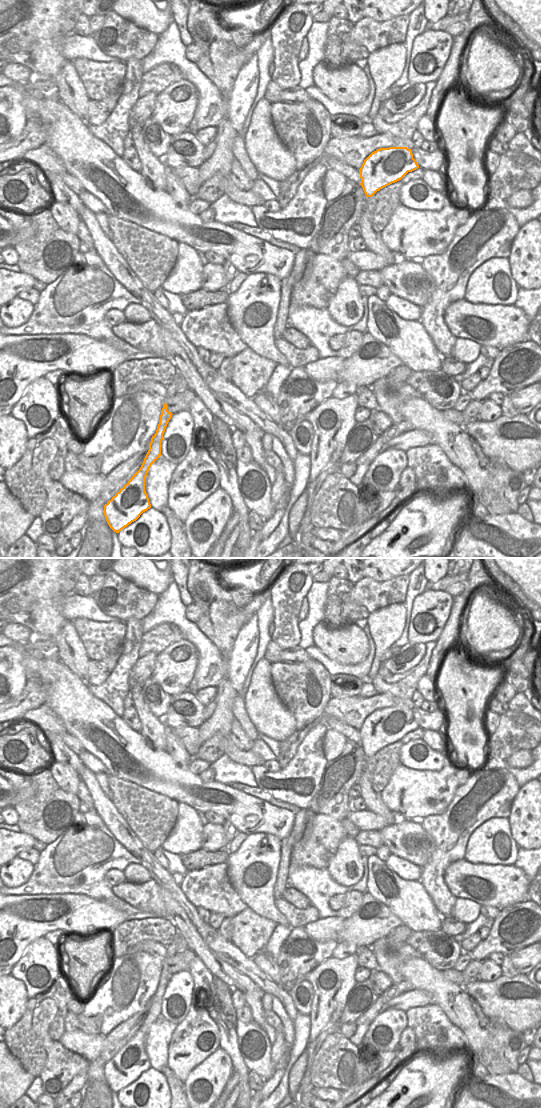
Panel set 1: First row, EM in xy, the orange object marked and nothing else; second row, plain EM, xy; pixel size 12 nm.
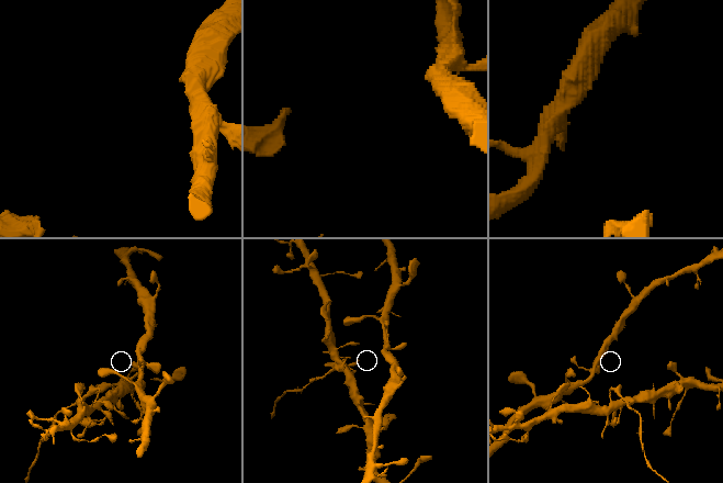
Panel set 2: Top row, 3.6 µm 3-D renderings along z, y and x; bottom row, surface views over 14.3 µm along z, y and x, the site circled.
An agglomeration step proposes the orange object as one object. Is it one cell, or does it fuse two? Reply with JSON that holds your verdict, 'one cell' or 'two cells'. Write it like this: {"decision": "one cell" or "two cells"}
{"decision": "two cells"}

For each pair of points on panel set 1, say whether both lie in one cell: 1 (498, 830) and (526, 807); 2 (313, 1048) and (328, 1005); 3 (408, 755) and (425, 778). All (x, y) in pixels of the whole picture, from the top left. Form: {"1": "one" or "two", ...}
{"1": "two", "2": "two", "3": "two"}

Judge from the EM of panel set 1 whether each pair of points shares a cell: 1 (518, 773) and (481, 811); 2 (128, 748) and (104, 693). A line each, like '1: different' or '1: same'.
1: different
2: different

